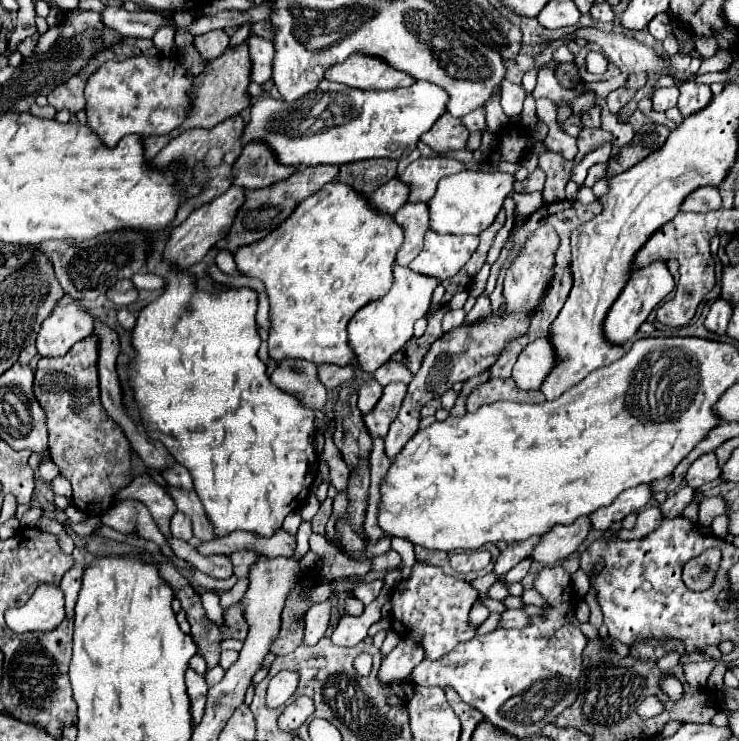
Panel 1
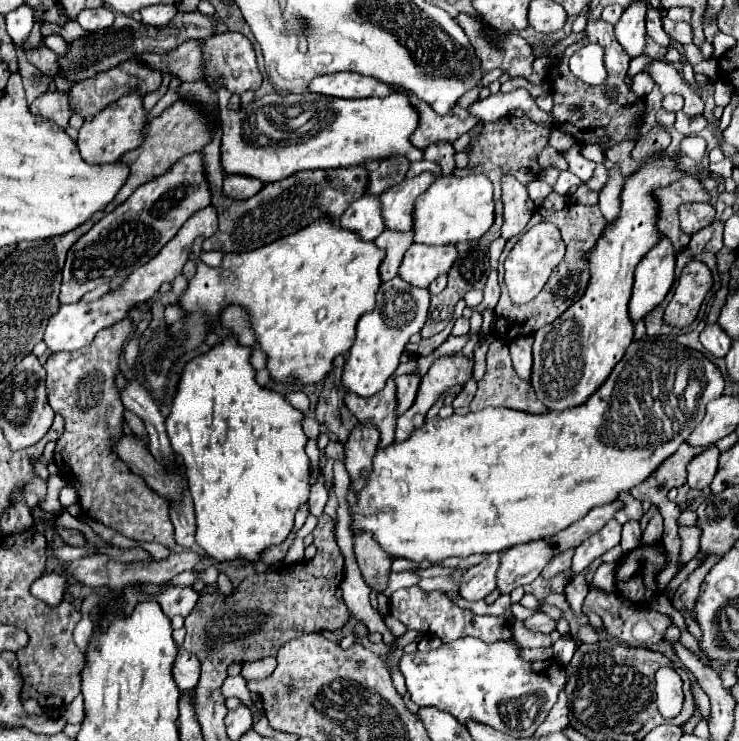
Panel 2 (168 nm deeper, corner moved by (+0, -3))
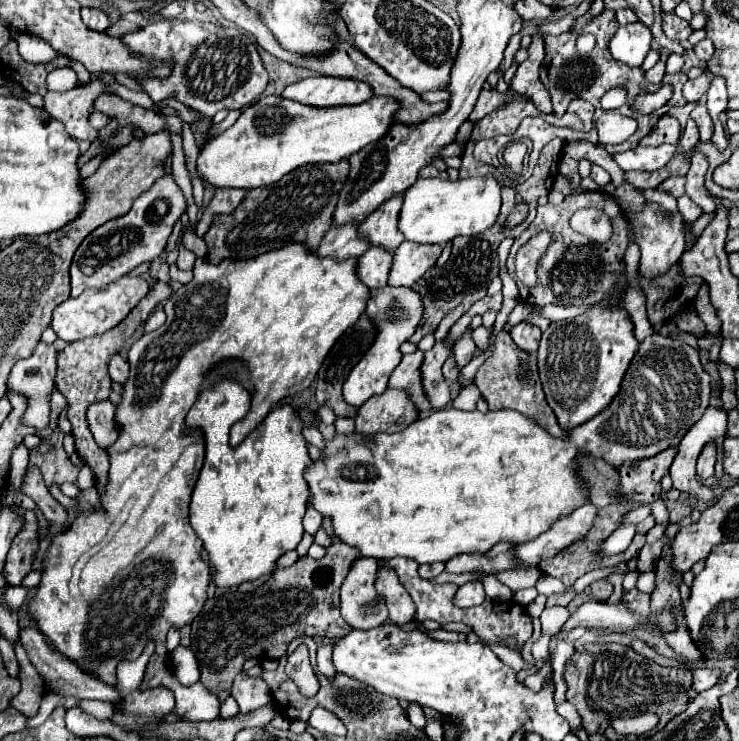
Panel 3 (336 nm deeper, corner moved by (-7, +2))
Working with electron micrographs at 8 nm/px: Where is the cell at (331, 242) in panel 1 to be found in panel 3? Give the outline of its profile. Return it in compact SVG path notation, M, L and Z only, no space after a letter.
M285 245L281 249L273 249L269 253L263 253L255 259L249 259L249 261L233 261L233 259L225 259L221 261L219 265L213 265L213 263L205 263L205 259L197 259L195 261L195 277L191 283L187 285L181 285L165 303L165 313L167 313L167 321L155 329L153 333L149 335L143 335L139 341L135 341L129 349L129 379L125 381L123 385L123 395L121 395L121 403L117 405L117 411L115 411L115 423L117 423L117 429L119 429L119 437L113 445L107 447L107 453L109 453L109 483L105 487L105 491L99 495L99 503L101 503L101 509L91 509L91 511L81 511L77 515L77 519L71 523L69 529L57 533L51 543L49 543L49 549L45 551L45 557L43 557L43 567L41 567L41 581L39 581L39 587L33 595L33 599L29 601L29 617L35 621L37 629L47 637L47 641L53 643L53 647L57 647L57 651L67 657L69 661L73 661L81 671L97 677L99 681L107 683L107 685L115 685L117 683L117 677L115 677L115 667L117 667L117 661L123 661L123 659L137 659L143 649L147 647L149 641L155 643L155 655L151 657L147 669L145 669L145 677L143 677L143 683L141 683L141 689L155 689L155 687L165 687L169 691L173 691L175 695L175 709L173 713L179 715L179 719L183 721L213 721L219 717L219 699L217 695L213 695L209 689L205 689L205 685L199 681L195 685L181 685L177 681L177 677L173 675L173 669L167 669L167 659L169 659L169 651L165 647L165 637L167 637L167 631L171 627L177 627L181 629L183 625L189 625L201 611L203 603L207 601L207 585L209 585L209 567L205 565L205 561L201 559L201 541L197 539L197 535L193 533L191 525L189 525L189 499L191 499L191 491L195 487L195 481L197 481L197 475L199 475L199 469L203 465L203 457L205 457L205 439L203 439L203 433L199 429L189 429L185 425L185 417L189 413L189 409L193 407L193 403L197 401L199 393L201 393L201 383L205 379L205 375L219 363L219 361L227 361L227 359L241 359L251 375L251 383L253 383L253 399L251 399L251 409L247 413L247 417L243 417L241 421L237 421L233 427L231 427L231 439L229 443L233 443L233 447L237 447L265 417L267 413L271 411L271 407L275 403L279 403L283 397L291 395L293 391L301 391L301 389L307 389L323 359L327 357L329 349L335 345L335 341L343 335L343 331L347 327L351 327L357 317L365 311L365 305L367 305L367 297L369 297L369 289L365 285L361 285L360 279L355 275L355 267L357 267L357 257L352 257L349 261L335 261L330 257L317 257L315 253L309 253L303 245Z

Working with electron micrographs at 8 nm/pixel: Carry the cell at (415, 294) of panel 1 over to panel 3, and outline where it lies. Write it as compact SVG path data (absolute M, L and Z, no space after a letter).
M391 285L381 287L381 291L369 293L367 311L369 311L367 315L373 319L373 323L377 323L379 335L377 335L375 343L371 345L371 349L353 367L353 371L349 373L349 377L343 383L343 397L353 407L361 407L367 399L371 399L373 395L381 395L387 389L389 375L393 373L393 369L401 361L399 345L413 335L413 331L419 325L421 315L423 315L421 299L415 291L411 291L407 287L391 287Z

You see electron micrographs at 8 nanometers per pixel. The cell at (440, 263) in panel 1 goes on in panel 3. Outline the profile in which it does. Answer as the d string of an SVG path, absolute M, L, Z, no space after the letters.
M403 241L393 251L393 267L389 271L389 285L409 287L413 285L429 267L435 265L441 255L439 245L419 245Z

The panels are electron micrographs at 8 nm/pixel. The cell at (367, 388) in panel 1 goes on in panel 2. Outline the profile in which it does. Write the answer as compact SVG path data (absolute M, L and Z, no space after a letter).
M388 380L386 386L376 392L374 396L354 396L346 394L346 408L364 424L370 422L380 432L378 448L386 448L394 442L394 428L396 428L396 388L394 380Z

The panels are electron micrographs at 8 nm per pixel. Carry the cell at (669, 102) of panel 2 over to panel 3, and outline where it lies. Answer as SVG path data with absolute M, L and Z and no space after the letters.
M703 73L703 75L699 75L697 79L691 79L691 81L685 83L685 87L683 87L683 97L685 97L687 101L693 101L693 103L695 103L695 101L699 101L701 95L707 93L709 85L711 85L711 79L709 79L707 73Z

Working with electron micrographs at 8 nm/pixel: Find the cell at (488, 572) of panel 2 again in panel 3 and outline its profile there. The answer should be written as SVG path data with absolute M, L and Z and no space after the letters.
M465 583L457 589L455 597L453 597L453 603L461 609L469 609L469 607L475 607L475 605L481 605L485 601L485 591L483 591L483 585L481 583Z

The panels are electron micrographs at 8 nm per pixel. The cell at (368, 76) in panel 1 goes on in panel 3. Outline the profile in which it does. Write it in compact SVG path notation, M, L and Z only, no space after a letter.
M315 75L301 79L281 93L283 99L293 99L309 107L341 107L365 103L371 99L373 91L367 83L355 79L339 79L327 75Z

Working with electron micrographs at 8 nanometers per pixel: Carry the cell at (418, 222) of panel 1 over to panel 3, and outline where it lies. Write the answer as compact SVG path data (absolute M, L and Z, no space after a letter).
M369 247L365 255L361 255L357 261L357 277L369 289L385 287L389 269L391 269L391 259L393 259L393 253L381 247Z

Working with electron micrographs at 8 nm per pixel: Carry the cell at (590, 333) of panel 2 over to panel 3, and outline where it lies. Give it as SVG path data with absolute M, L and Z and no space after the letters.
M609 299L595 305L591 311L575 317L573 321L553 321L547 331L543 331L541 345L539 345L539 375L543 383L543 391L547 397L549 407L555 411L559 427L563 431L571 431L581 423L589 421L597 413L607 407L613 397L617 395L623 375L639 349L639 341L633 335L633 323L623 309L609 309L609 305L617 303L619 299Z

